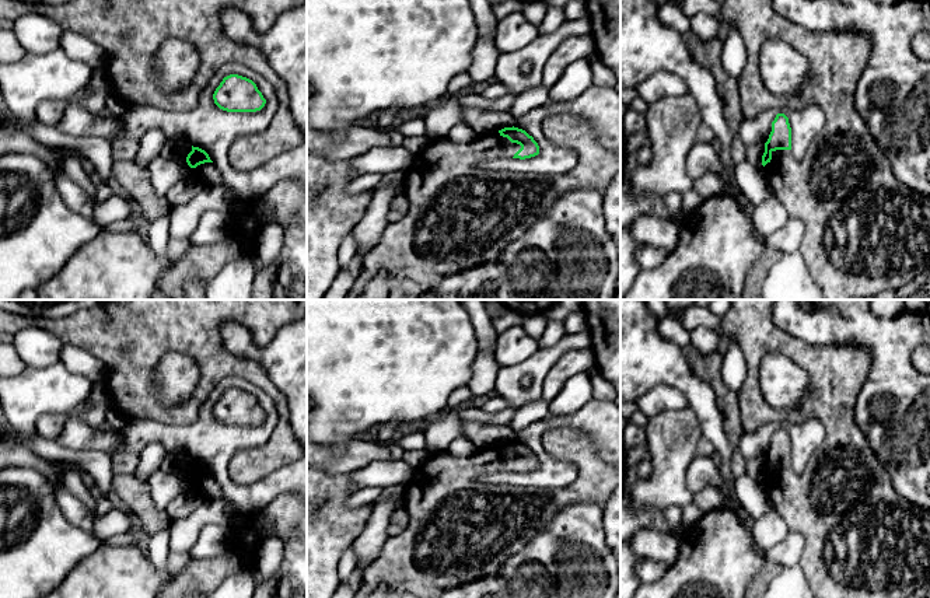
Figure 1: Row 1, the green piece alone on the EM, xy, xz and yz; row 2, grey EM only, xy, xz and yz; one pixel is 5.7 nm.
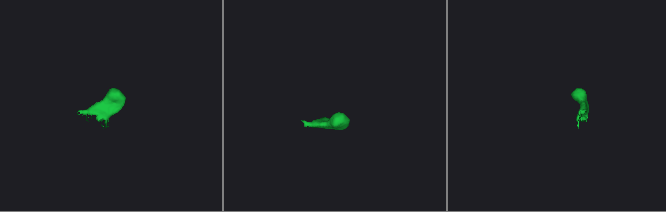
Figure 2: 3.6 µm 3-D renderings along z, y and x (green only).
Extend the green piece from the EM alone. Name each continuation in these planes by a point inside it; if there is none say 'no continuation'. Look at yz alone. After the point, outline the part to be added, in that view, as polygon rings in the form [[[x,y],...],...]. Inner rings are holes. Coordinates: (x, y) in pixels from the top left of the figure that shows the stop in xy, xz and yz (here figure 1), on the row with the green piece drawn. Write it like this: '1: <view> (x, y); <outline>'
1: yz (866, 233); [[[724,0],[720,3],[719,24],[719,38],[723,42],[730,31],[735,29],[747,49],[747,66],[737,78],[744,119],[787,105],[801,109],[815,104],[825,112],[825,126],[801,161],[796,160],[790,150],[776,150],[772,151],[772,160],[765,165],[763,172],[766,189],[777,197],[790,217],[804,224],[805,231],[798,252],[805,259],[824,300],[874,297],[885,290],[898,291],[906,284],[913,284],[930,267],[930,196],[913,192],[895,176],[888,157],[881,151],[856,109],[856,88],[871,56],[870,38],[860,32],[804,29],[779,15],[773,8],[773,0]],[[769,39],[786,41],[807,59],[811,78],[800,95],[777,97],[765,87],[759,57],[762,45]]]

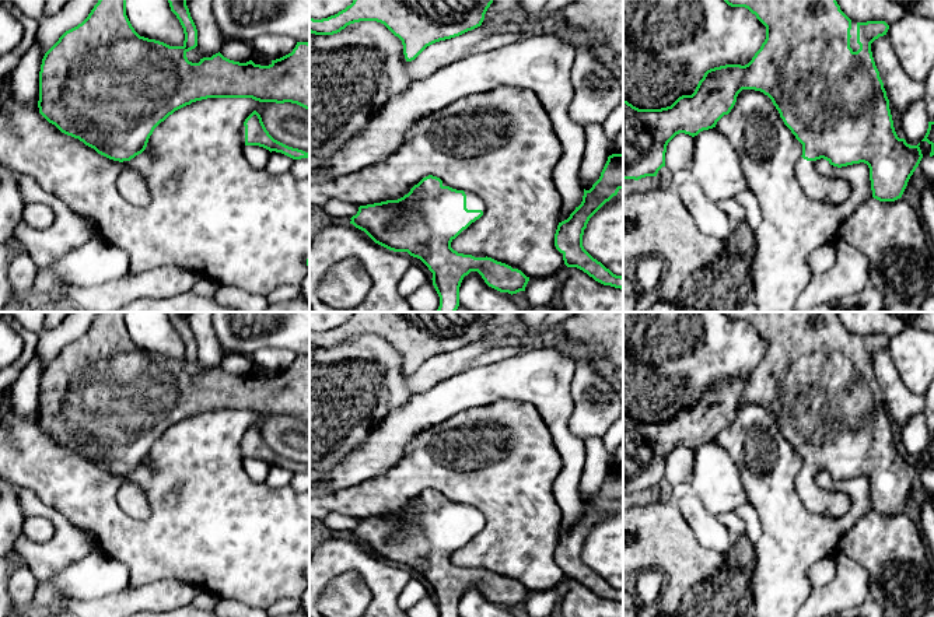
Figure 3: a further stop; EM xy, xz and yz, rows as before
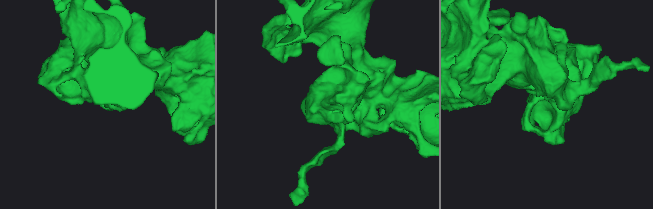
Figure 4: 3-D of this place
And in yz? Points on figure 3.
1: yz (853, 42); [[[851,20],[851,29],[850,29],[850,48],[853,49],[853,52],[857,52],[860,49],[860,45],[857,43],[857,21]]]
2: yz (817, 186); [[[802,157],[797,161],[795,176],[804,193],[812,200],[839,204],[850,194],[850,185],[844,179],[819,173],[815,161],[807,161]]]

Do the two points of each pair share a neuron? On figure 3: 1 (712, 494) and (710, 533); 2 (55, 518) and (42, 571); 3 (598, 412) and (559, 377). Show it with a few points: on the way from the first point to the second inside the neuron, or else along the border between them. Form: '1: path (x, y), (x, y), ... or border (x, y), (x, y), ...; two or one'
1: border (691, 491), (716, 516); two
2: path (60, 530), (60, 549), (51, 558); one
3: border (576, 360), (572, 381), (573, 413), (570, 420); two

